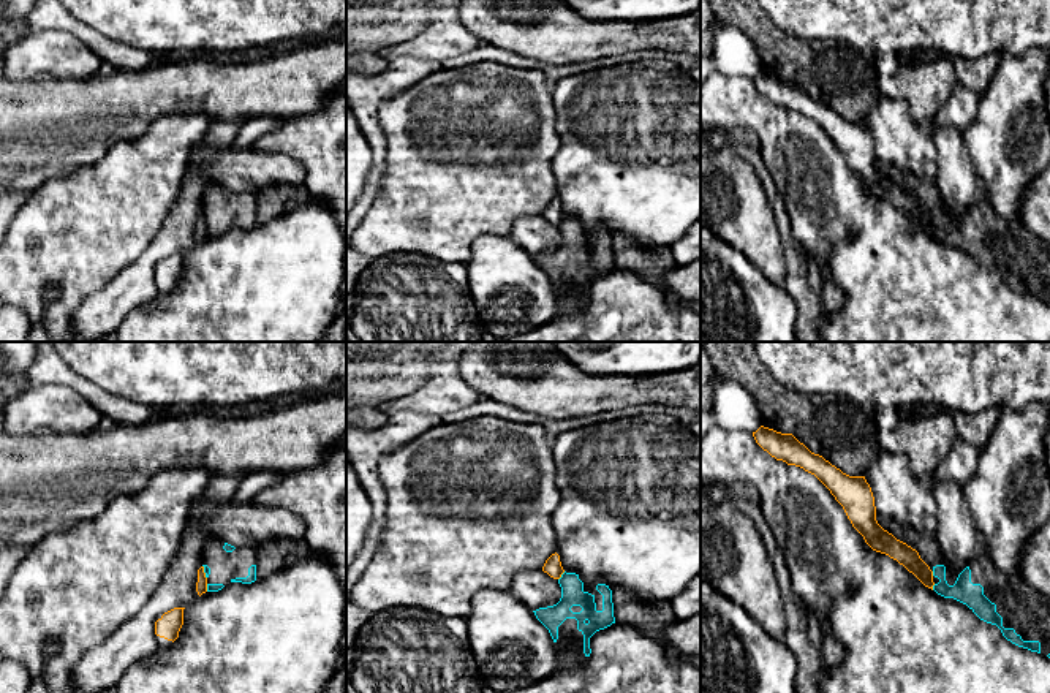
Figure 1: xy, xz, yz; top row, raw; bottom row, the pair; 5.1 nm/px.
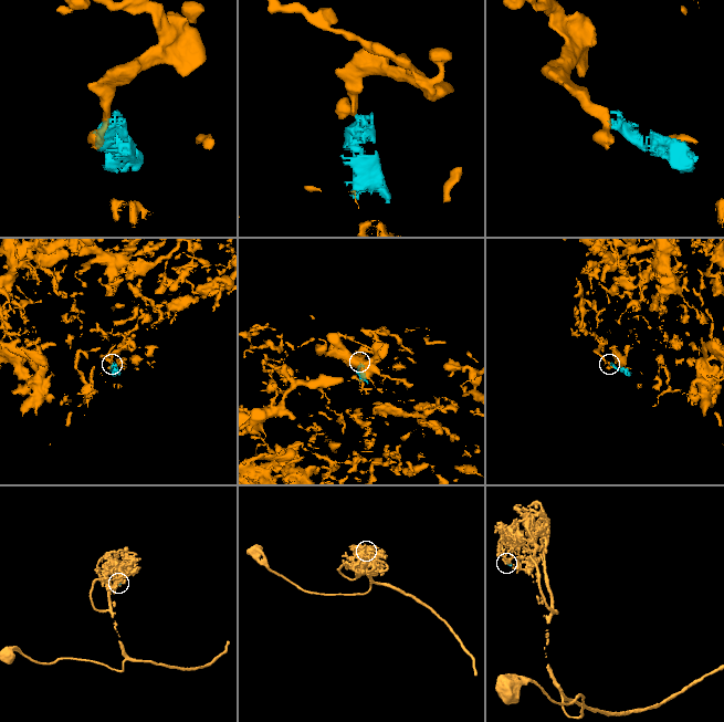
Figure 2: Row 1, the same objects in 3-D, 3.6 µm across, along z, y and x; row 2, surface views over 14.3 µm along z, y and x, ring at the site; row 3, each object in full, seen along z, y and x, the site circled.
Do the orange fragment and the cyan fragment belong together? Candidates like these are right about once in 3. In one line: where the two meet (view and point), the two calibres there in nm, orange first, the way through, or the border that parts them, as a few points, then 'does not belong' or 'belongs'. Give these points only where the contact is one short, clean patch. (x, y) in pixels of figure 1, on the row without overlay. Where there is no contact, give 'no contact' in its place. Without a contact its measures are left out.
meets orange in xz at (560, 222); 90 nm thick on the orange side, 120 nm on the other; border along xz (565, 217), (558, 225); does not belong

